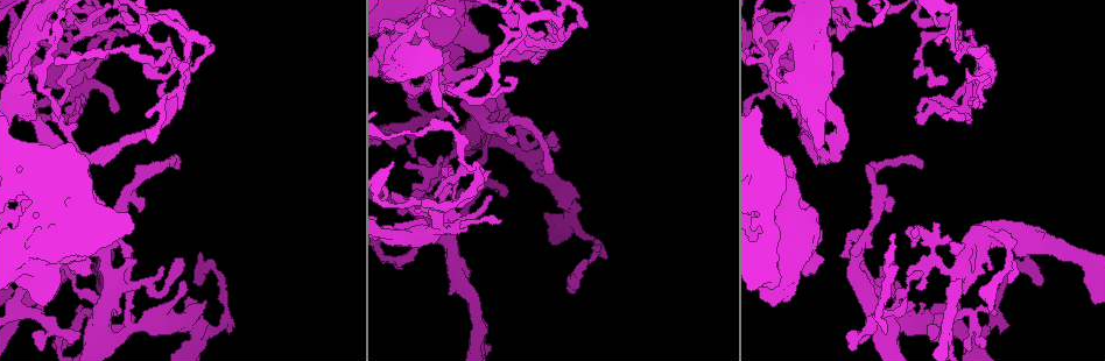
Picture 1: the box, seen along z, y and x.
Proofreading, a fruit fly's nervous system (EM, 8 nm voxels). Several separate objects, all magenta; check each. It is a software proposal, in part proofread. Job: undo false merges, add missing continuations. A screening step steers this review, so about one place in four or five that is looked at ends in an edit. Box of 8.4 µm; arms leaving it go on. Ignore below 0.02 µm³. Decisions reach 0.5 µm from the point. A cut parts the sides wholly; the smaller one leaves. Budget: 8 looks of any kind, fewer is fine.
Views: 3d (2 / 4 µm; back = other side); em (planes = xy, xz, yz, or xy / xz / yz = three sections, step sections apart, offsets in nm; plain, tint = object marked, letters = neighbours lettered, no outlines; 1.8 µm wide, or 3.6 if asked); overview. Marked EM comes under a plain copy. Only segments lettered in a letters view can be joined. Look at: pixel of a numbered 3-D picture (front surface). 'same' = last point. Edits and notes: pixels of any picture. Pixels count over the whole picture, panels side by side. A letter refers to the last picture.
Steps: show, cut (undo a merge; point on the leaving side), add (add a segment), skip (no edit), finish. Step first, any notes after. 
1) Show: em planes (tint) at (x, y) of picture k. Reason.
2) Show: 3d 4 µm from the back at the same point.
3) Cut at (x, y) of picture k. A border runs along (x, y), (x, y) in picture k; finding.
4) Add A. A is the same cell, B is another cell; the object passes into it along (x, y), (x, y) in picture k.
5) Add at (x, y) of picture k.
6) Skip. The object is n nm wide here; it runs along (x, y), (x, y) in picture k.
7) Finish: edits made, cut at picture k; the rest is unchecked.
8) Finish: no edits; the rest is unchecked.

Show: em planes (tint) at (391, 192) of picture 1. Free end.

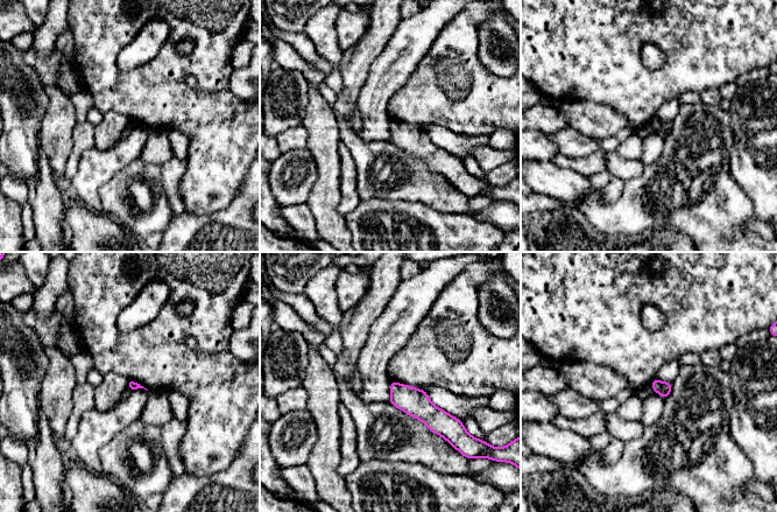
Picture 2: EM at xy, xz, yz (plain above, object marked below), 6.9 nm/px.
Show: em planes (letters) at the same point.

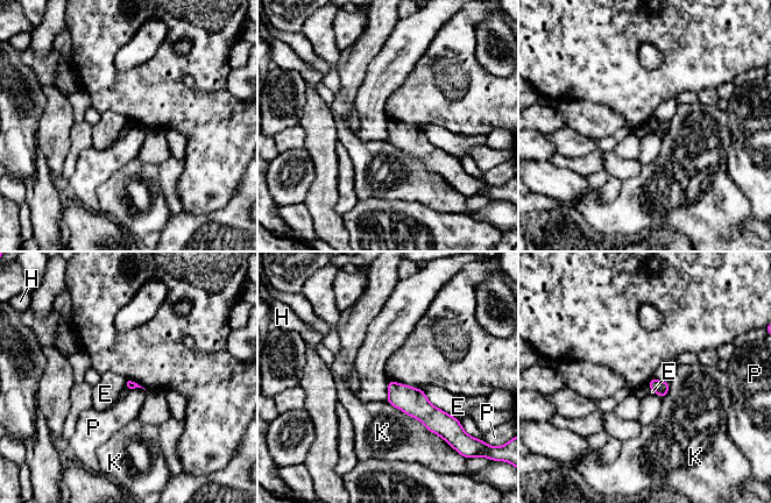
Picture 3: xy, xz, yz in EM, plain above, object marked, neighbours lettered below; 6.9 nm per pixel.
Skip. E, H, K and P are other cells; a border runs along (423, 390), (433, 405), (457, 419) in picture 3; no lettered segment goes on from it.

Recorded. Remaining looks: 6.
Show: 3d 2 µm at (980, 239) of picture 1. Three-way junction.

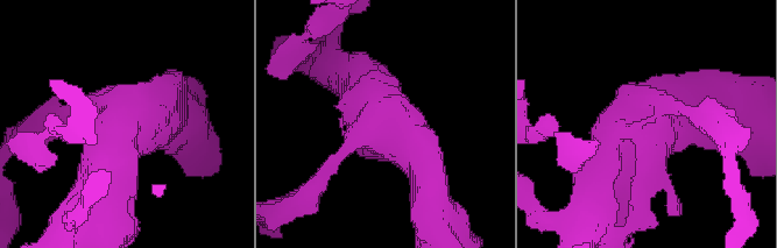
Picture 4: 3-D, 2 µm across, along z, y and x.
Show: em xz step 4 (tint) at (119, 131) of picture 4.

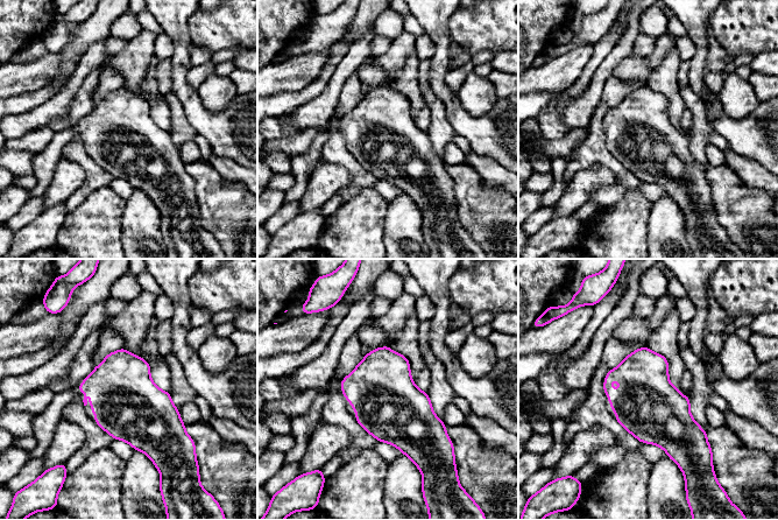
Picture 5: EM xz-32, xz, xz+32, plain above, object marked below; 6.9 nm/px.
Show: em planes (letters) at the same point. Cut it another way.

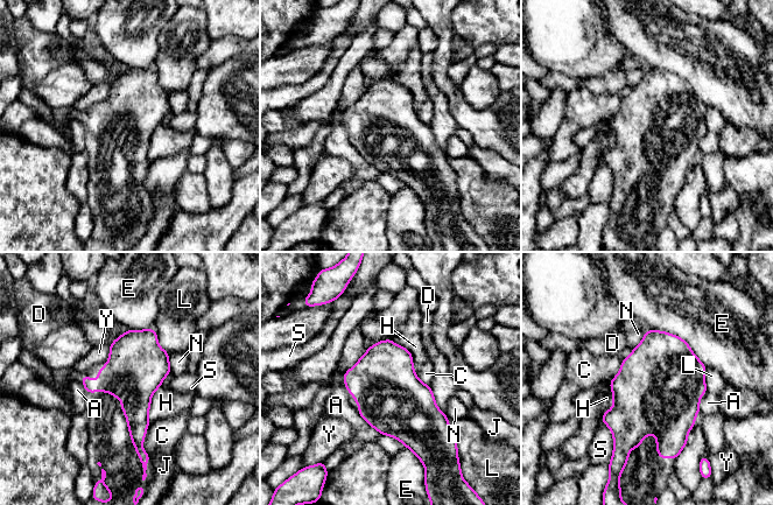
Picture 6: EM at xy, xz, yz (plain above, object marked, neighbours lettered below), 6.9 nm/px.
Skip. The object is 400 nm wide here; A, C, D, E, H, J, L, N, S and Y are other cells; a border runs along (389, 338), (410, 353), (415, 373) in picture 6; one cell here.

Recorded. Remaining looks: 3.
Show: em 3.6 µm yz step 8 (letters) at (502, 195) of picture 1. Free end.

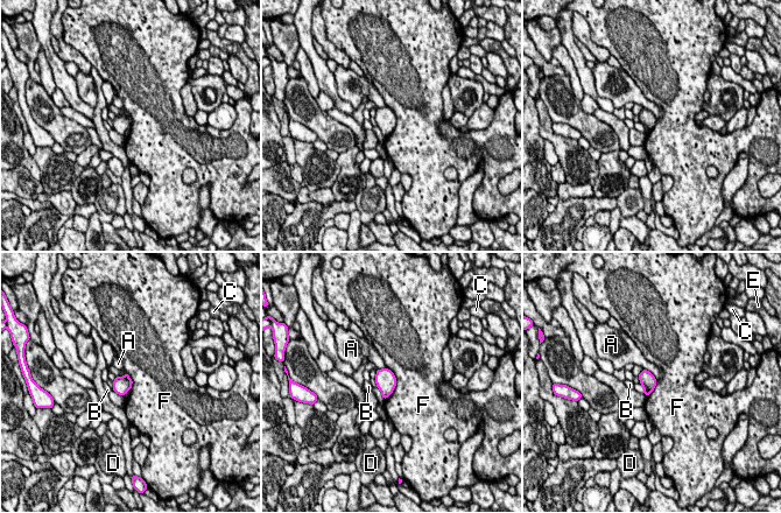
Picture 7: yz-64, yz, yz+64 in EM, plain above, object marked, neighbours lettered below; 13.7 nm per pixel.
Skip. The longest contact is with F, 440 nm; A, B, C, D, E and F are other cells; a border runs along (387, 367), (395, 387), (386, 399) in picture 7; none of them fits.

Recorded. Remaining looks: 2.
Finish: no edits; the rest is unchecked.

